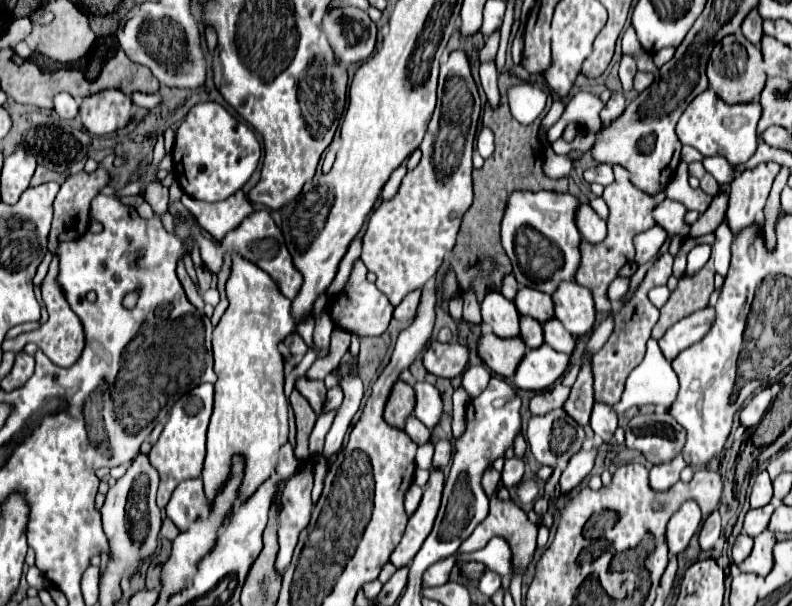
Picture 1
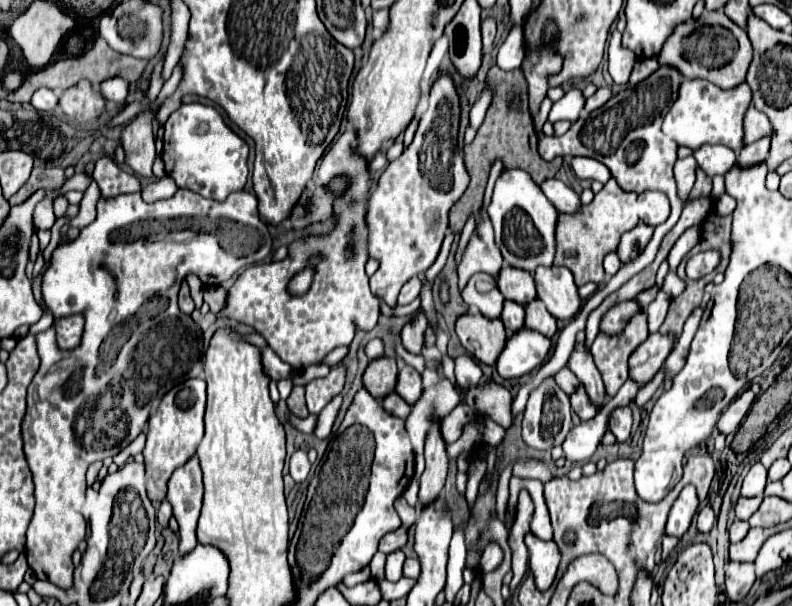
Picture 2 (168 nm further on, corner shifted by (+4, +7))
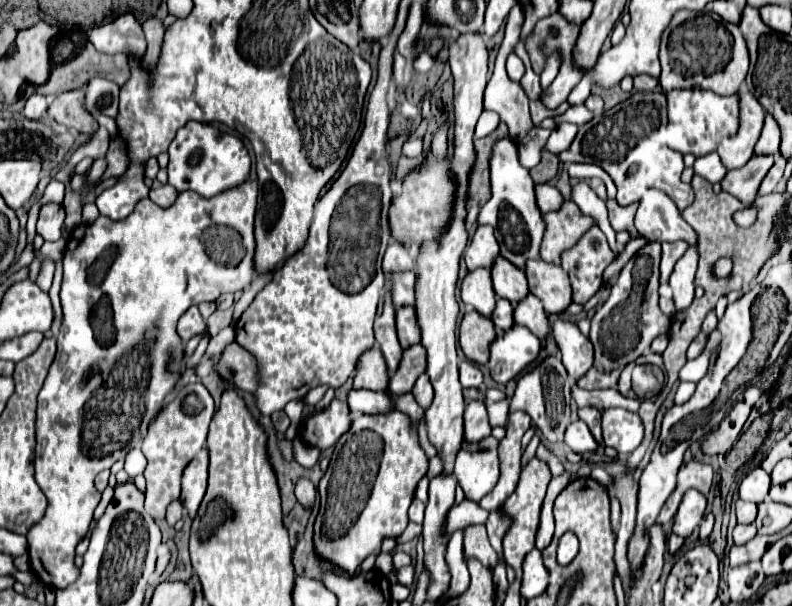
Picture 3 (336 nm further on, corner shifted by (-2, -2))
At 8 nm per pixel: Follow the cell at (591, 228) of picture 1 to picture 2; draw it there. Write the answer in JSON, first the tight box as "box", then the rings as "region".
{"box":[540,178,580,214],"region":[[[552,178],[552,180],[546,180],[540,188],[544,190],[544,196],[554,204],[558,212],[566,214],[566,212],[576,212],[580,208],[580,196],[564,182]]]}

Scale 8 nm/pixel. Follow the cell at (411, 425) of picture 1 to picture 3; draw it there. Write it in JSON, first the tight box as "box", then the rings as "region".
{"box":[348,389,394,415],"region":[[[352,389],[348,393],[348,405],[352,411],[362,411],[370,415],[378,413],[390,413],[394,411],[394,399],[388,393],[376,393],[376,391],[366,391],[366,389]]]}

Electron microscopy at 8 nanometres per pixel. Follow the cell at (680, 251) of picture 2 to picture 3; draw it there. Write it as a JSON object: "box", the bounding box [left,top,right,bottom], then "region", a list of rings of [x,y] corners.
{"box":[670,245,698,309],"region":[[[692,245],[678,259],[678,263],[674,267],[674,273],[670,275],[670,287],[674,291],[676,309],[686,309],[694,299],[696,265],[698,265],[698,249],[696,249],[696,245]]]}

